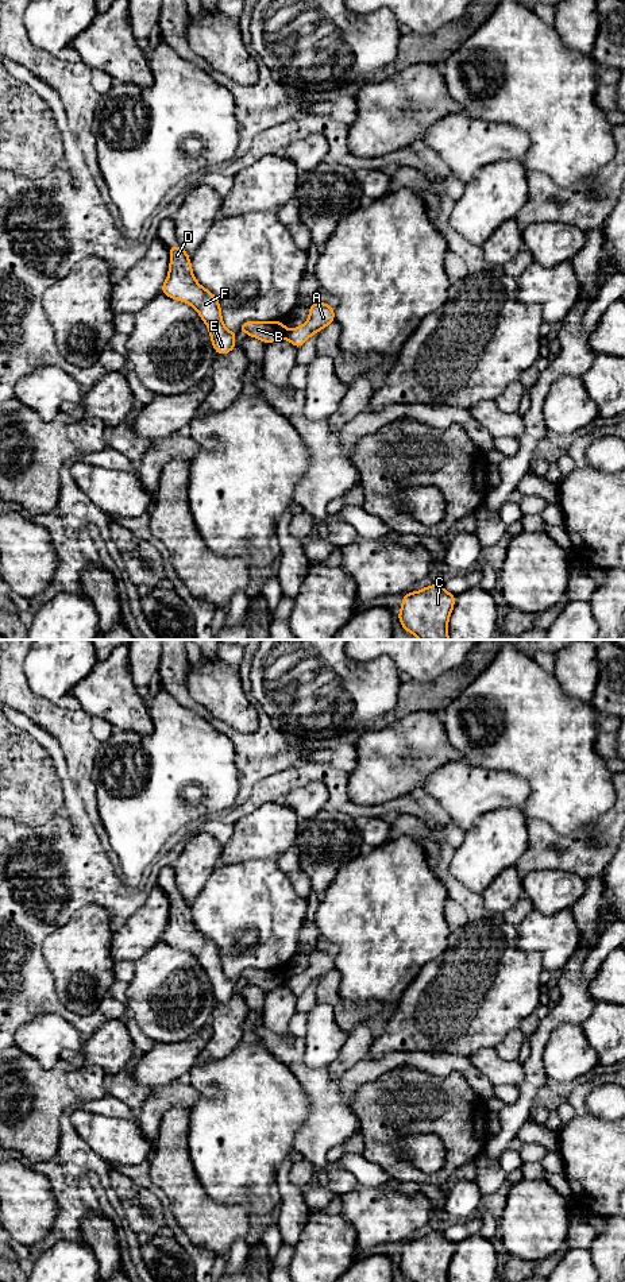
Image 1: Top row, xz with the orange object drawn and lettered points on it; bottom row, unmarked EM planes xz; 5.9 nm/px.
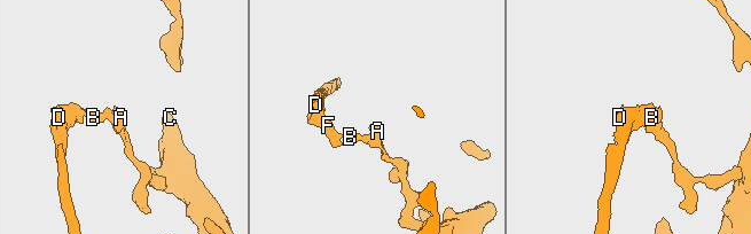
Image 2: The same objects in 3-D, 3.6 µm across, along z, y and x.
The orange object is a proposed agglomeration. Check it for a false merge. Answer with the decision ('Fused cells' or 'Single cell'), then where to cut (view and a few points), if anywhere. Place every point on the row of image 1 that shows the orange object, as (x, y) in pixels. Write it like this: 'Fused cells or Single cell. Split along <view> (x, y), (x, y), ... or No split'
Fused cells. Split along xz (286, 329), (284, 336)

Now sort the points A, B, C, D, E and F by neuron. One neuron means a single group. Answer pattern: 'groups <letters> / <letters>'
groups A C / B D E F

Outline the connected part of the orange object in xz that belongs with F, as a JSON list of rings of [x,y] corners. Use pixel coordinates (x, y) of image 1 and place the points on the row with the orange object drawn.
[[[180,244],[169,248],[169,254],[169,274],[161,291],[173,300],[190,304],[208,327],[217,355],[228,354],[236,347],[236,332],[224,327],[217,297],[196,281],[190,258]]]

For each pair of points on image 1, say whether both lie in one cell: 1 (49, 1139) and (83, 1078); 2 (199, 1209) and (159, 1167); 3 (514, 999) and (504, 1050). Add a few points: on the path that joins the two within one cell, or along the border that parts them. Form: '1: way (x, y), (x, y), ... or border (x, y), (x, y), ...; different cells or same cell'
1: way (49, 1124), (49, 1112), (68, 1093); same cell
2: way (188, 1199), (170, 1178); same cell
3: border (517, 1027), (512, 1028), (493, 1047); different cells

